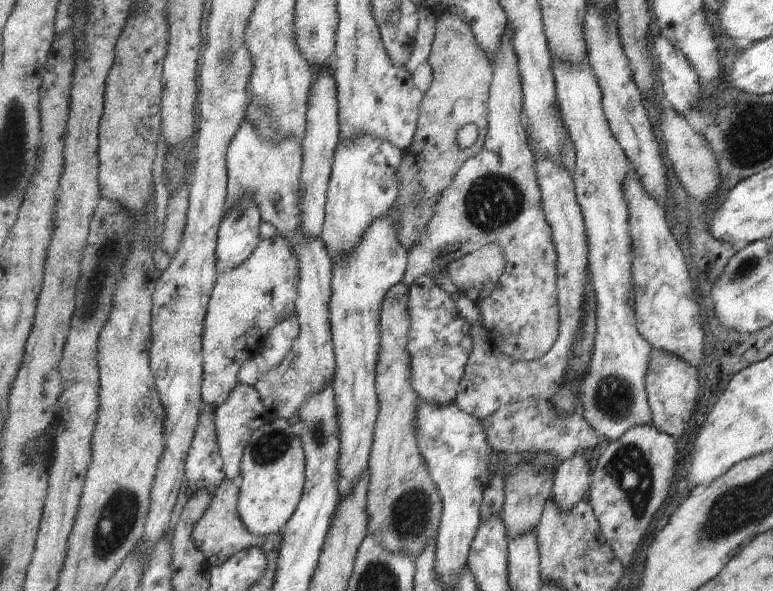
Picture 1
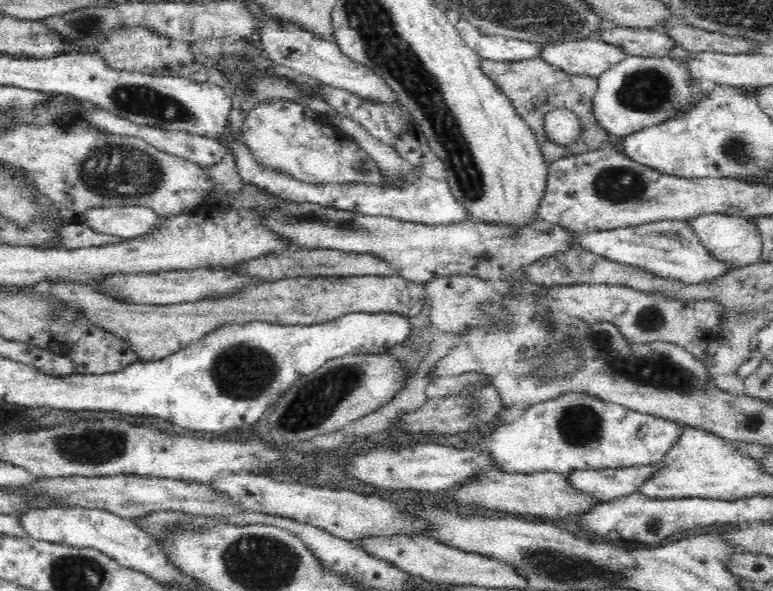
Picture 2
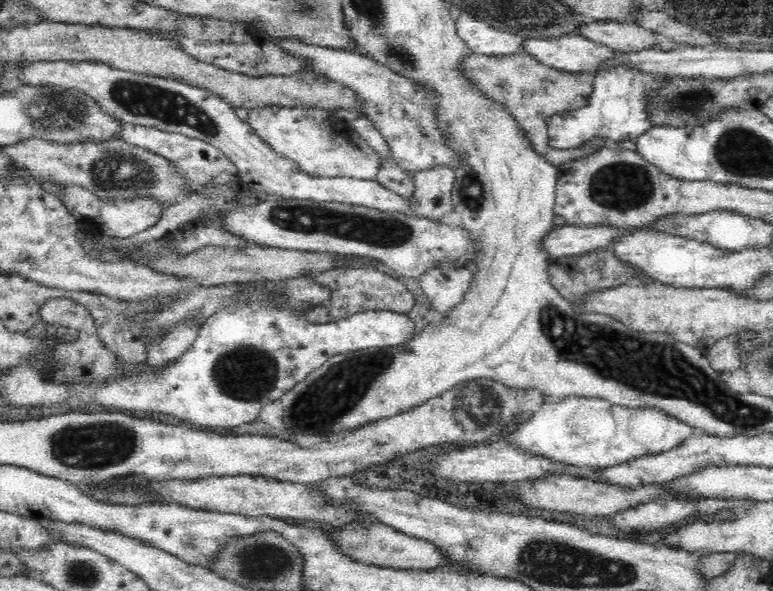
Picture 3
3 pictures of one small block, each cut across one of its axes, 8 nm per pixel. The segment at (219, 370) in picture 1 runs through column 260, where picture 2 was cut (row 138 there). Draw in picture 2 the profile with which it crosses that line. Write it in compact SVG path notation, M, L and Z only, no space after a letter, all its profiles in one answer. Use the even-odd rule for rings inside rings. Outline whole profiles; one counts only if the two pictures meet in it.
M280 99L258 104L241 126L242 137L266 165L311 183L369 182L384 185L377 162L354 137L336 129L330 116L298 102Z

